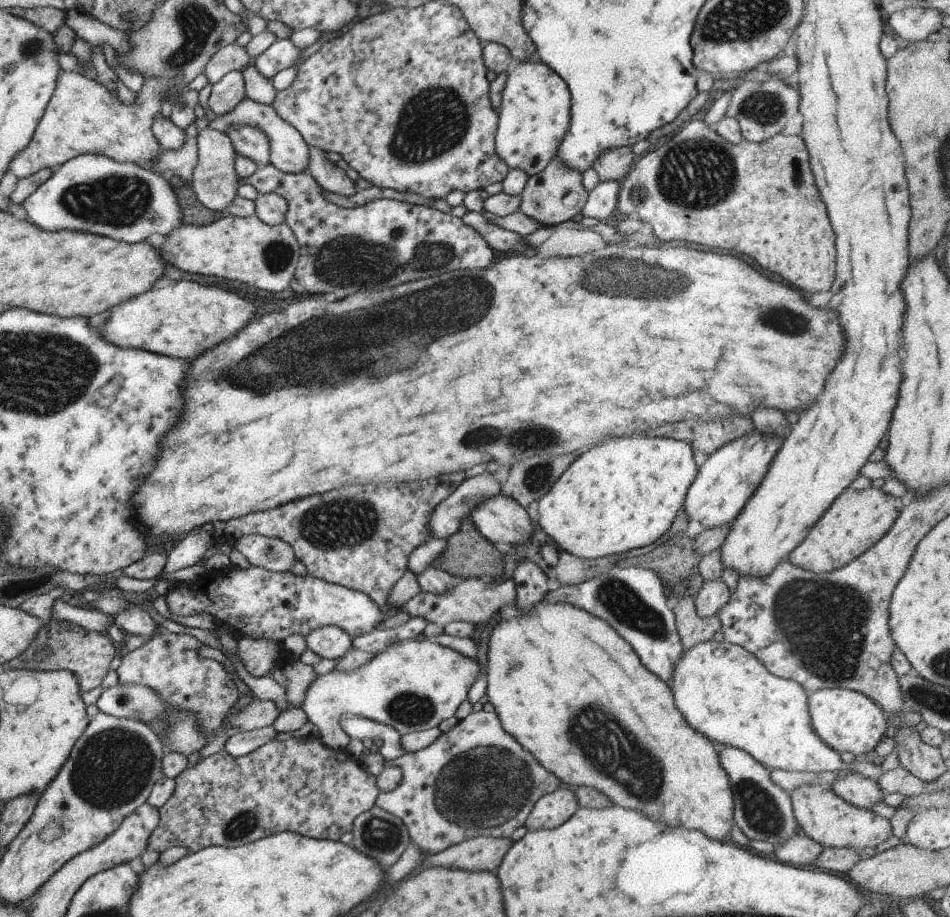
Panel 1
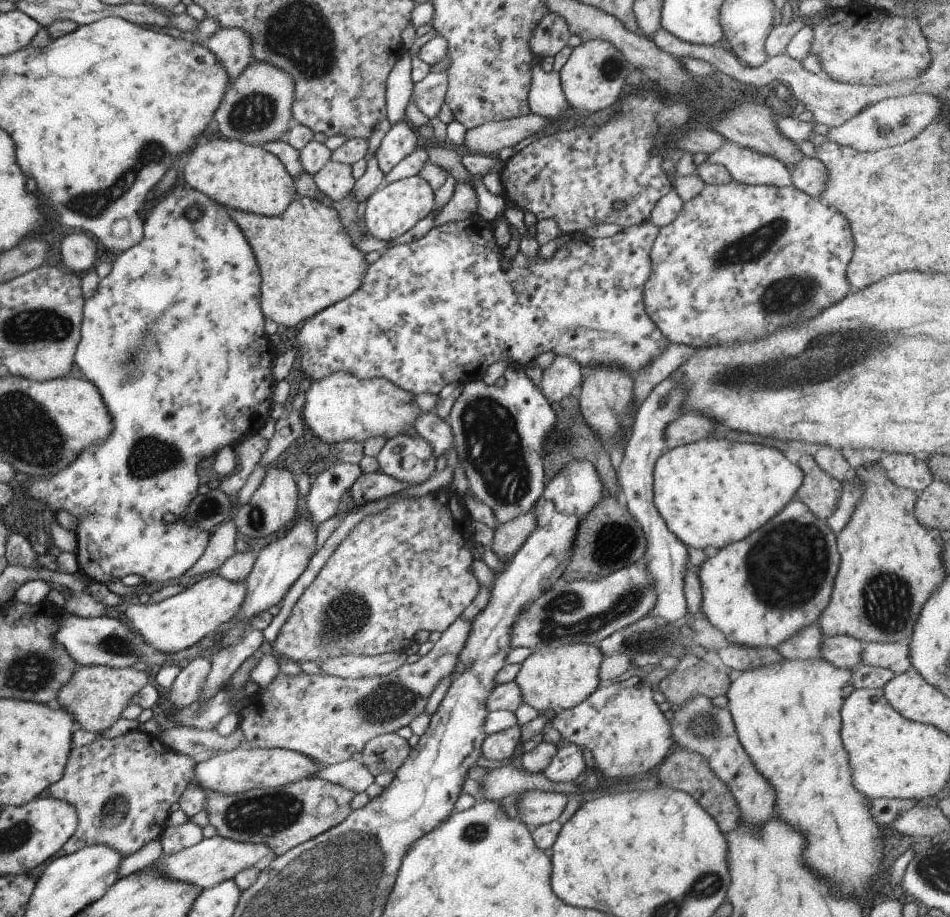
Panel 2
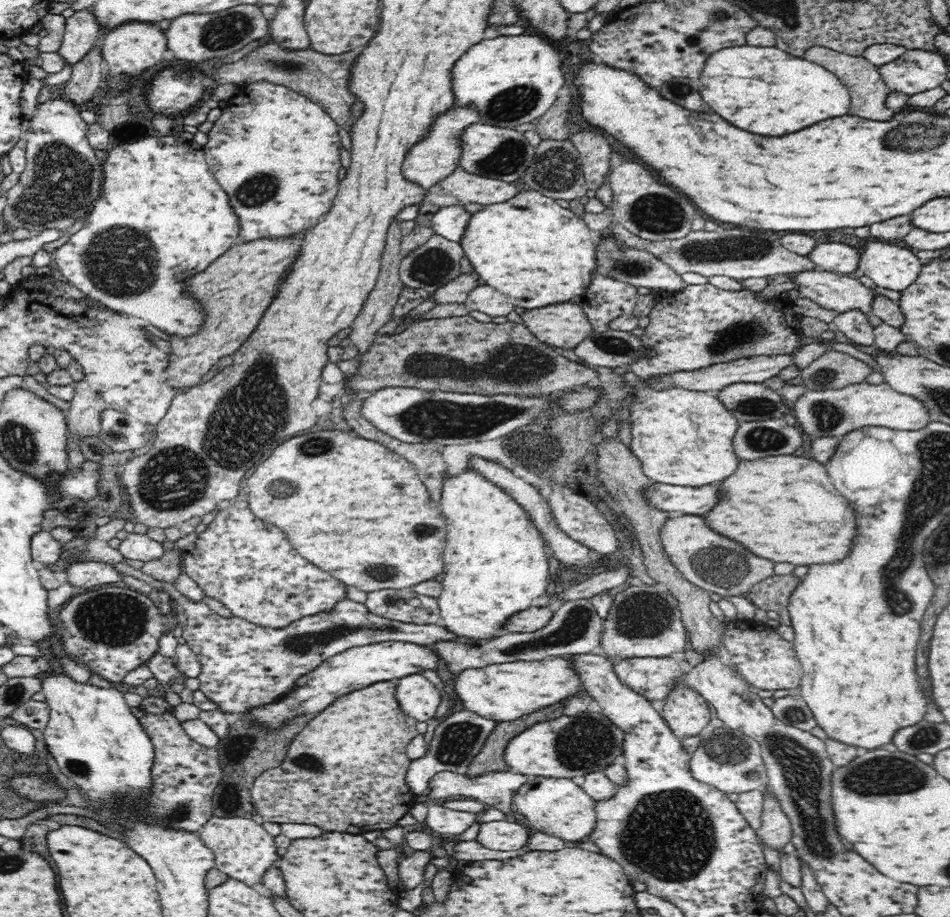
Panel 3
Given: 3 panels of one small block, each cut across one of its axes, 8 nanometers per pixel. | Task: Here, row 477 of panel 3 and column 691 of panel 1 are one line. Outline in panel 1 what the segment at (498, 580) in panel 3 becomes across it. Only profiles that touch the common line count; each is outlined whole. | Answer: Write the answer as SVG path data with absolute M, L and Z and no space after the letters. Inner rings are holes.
M611 438L583 452L537 500L539 528L567 554L577 558L601 558L655 542L679 512L687 488L697 476L693 450L687 441L672 438Z

